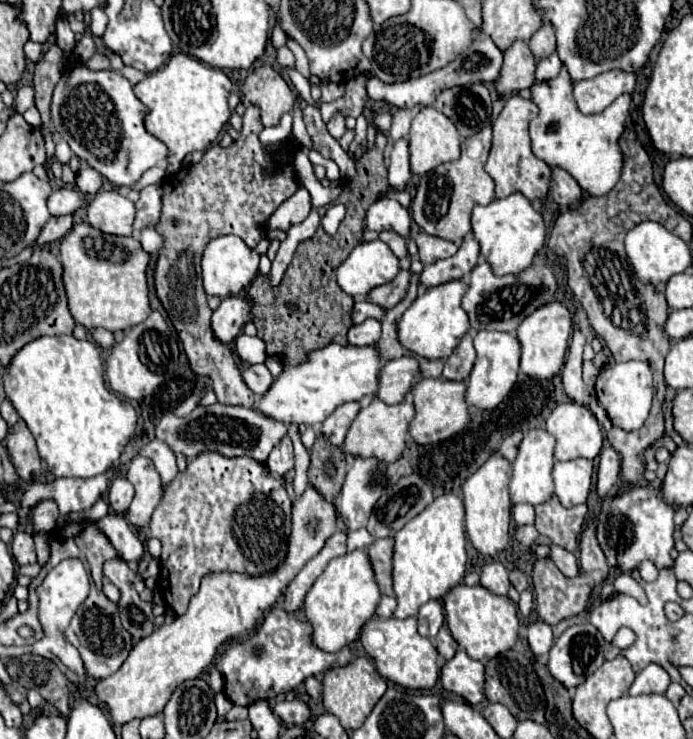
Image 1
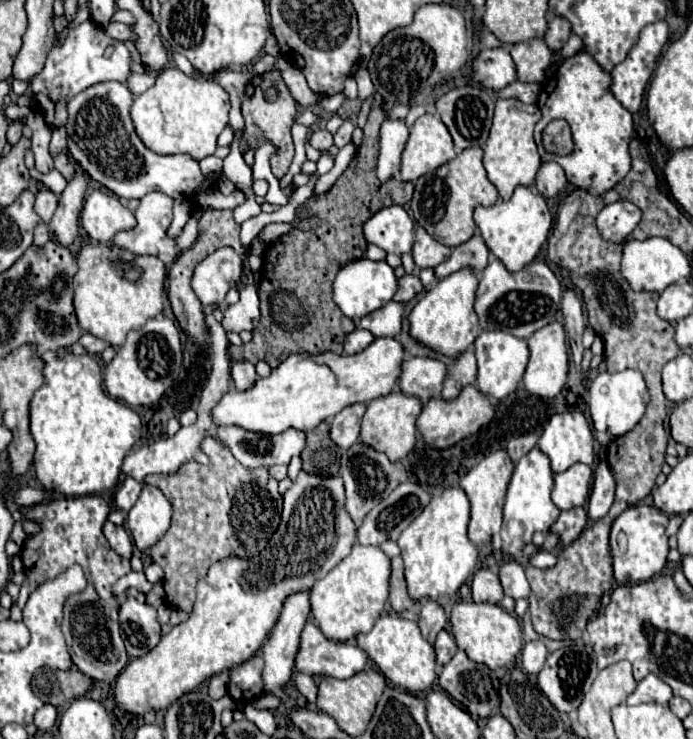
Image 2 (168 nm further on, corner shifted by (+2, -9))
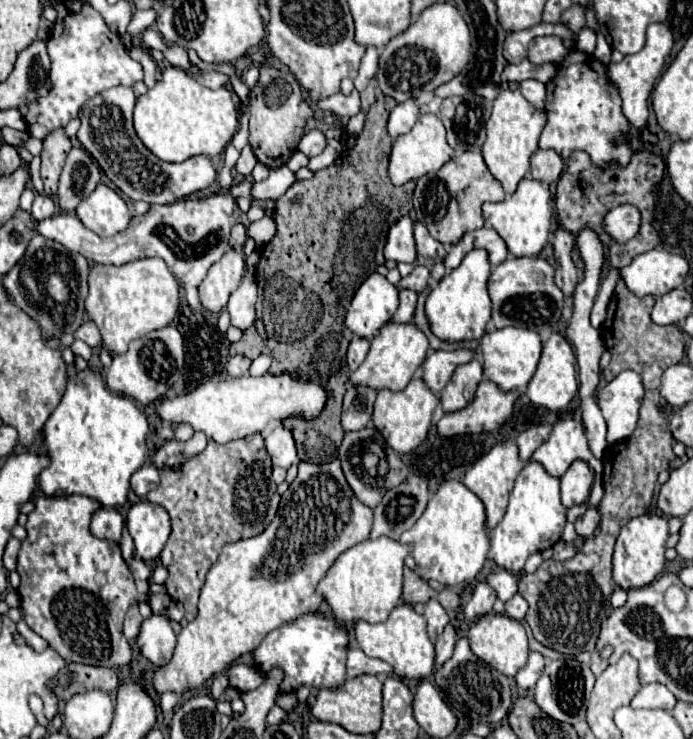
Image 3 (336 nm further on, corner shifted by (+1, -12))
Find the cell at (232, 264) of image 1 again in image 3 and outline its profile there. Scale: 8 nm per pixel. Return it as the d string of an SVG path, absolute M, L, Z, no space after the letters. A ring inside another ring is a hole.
M228 250L214 262L200 284L200 300L208 312L220 312L244 276L244 254Z

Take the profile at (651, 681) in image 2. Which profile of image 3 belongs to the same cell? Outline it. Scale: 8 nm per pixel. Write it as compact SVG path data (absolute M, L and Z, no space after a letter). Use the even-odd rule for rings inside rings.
M646 684L640 688L640 692L632 698L632 708L662 708L670 712L676 704L674 694L664 684Z

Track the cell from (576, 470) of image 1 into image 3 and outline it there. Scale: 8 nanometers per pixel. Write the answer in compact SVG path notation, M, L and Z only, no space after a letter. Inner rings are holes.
M576 460L568 468L568 472L560 478L560 482L562 482L562 504L566 508L570 508L574 504L586 504L590 498L592 480L594 480L592 468L586 462Z

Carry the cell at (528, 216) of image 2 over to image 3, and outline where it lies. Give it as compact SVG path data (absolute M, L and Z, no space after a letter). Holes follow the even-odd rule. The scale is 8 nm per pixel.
M524 178L514 194L508 194L502 202L484 204L482 206L484 220L500 234L500 238L506 242L508 252L514 258L528 258L538 256L544 248L548 236L550 236L550 220L554 216L554 198L548 190L548 184Z

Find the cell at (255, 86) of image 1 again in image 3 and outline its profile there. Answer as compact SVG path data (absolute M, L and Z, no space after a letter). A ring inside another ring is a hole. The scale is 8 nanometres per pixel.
M262 64L260 78L256 86L250 90L248 112L250 112L250 146L254 150L254 156L270 170L284 166L288 158L294 154L304 134L304 124L312 114L312 106L306 102L302 86L294 78L294 74L288 70L280 70L276 66Z

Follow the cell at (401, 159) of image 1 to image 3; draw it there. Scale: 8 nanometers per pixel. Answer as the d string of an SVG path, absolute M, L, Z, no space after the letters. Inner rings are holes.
M408 100L404 104L396 104L396 108L390 112L390 118L388 118L390 138L396 140L398 136L406 134L418 118L420 118L420 112L418 112L418 106L414 100Z

